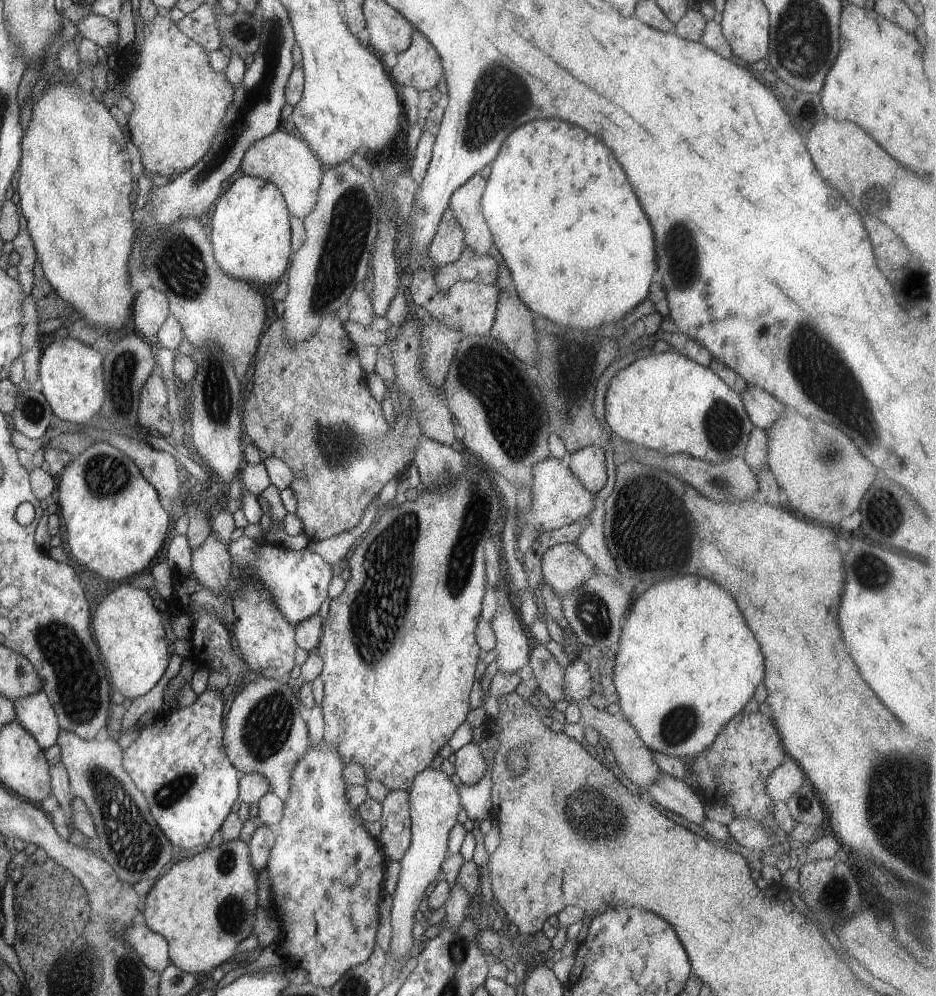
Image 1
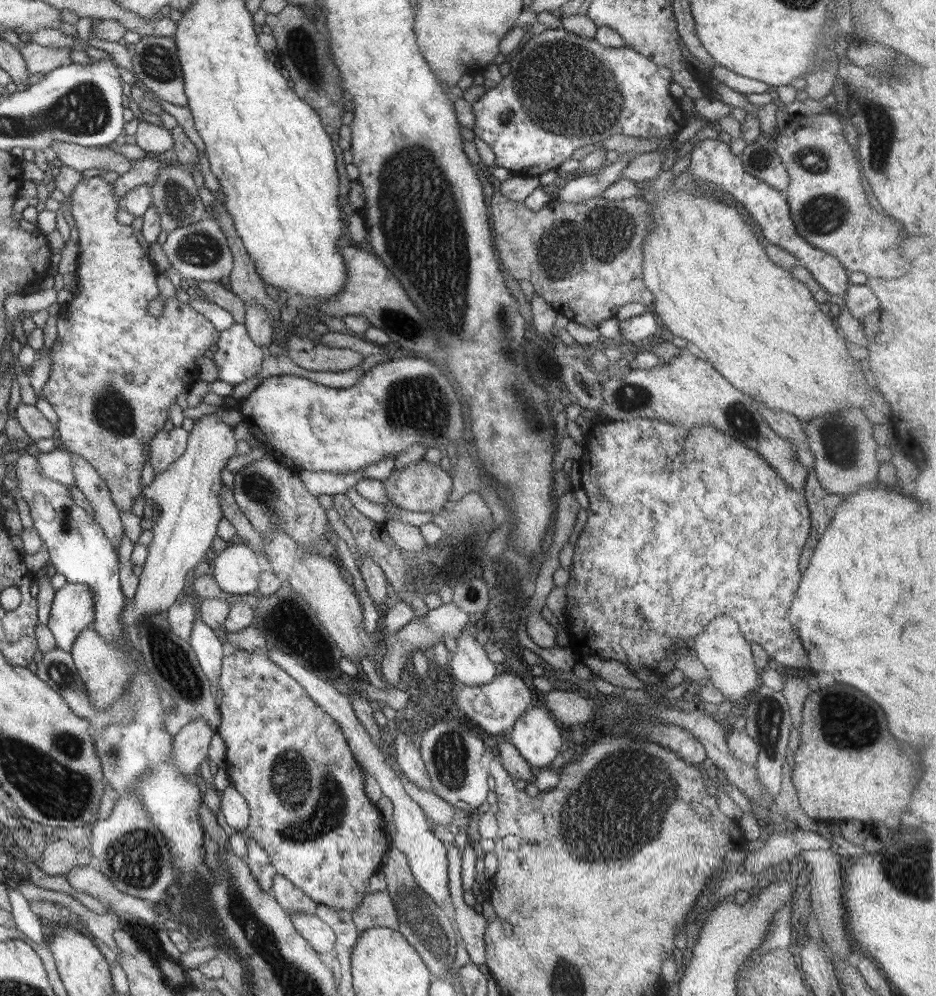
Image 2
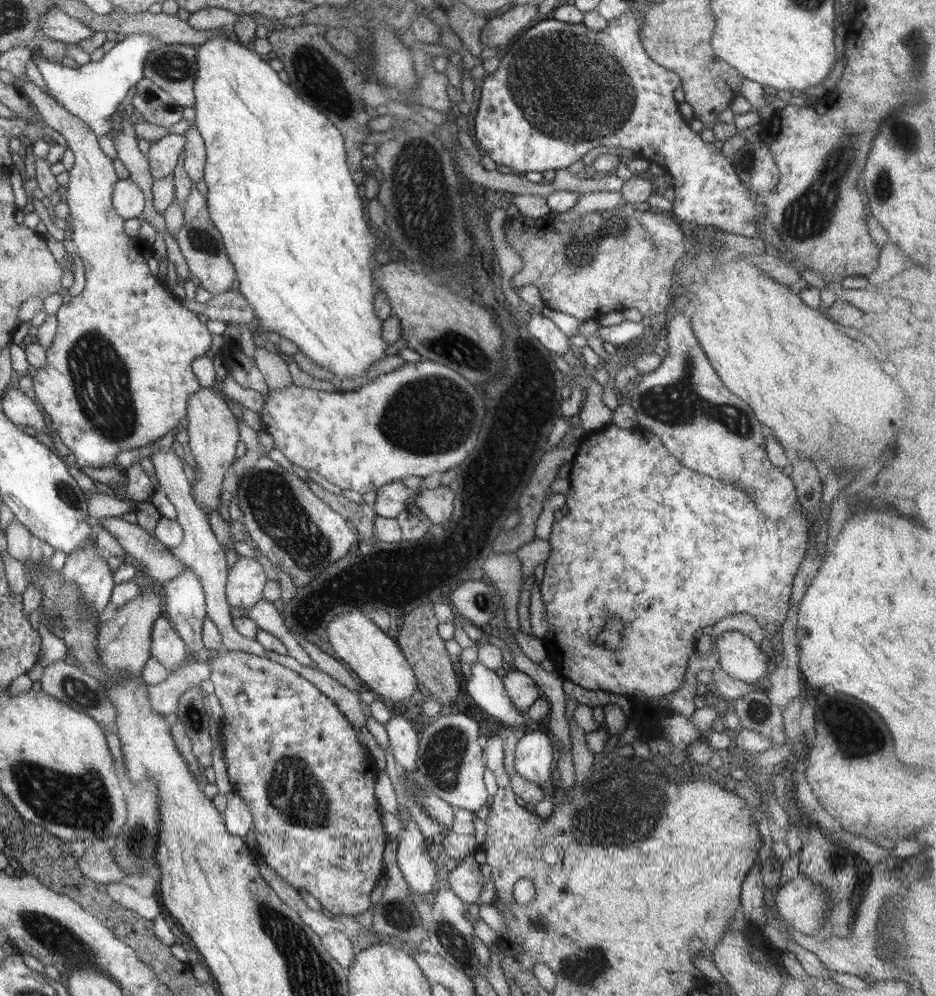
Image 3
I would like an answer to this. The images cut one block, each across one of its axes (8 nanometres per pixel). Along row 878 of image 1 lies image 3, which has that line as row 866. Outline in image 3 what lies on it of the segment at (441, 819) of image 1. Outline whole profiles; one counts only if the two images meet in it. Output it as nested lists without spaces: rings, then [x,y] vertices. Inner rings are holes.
[[[407,818],[407,824],[397,838],[396,863],[413,893],[426,895],[434,886],[435,865],[427,855],[428,841],[417,825]]]

